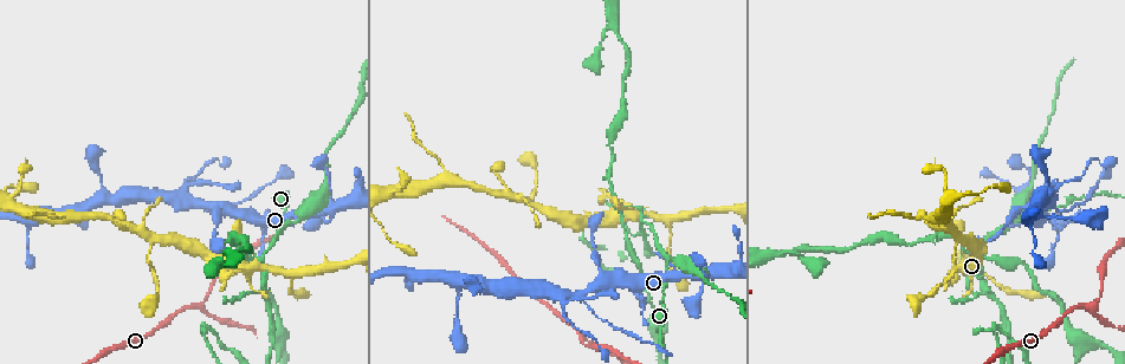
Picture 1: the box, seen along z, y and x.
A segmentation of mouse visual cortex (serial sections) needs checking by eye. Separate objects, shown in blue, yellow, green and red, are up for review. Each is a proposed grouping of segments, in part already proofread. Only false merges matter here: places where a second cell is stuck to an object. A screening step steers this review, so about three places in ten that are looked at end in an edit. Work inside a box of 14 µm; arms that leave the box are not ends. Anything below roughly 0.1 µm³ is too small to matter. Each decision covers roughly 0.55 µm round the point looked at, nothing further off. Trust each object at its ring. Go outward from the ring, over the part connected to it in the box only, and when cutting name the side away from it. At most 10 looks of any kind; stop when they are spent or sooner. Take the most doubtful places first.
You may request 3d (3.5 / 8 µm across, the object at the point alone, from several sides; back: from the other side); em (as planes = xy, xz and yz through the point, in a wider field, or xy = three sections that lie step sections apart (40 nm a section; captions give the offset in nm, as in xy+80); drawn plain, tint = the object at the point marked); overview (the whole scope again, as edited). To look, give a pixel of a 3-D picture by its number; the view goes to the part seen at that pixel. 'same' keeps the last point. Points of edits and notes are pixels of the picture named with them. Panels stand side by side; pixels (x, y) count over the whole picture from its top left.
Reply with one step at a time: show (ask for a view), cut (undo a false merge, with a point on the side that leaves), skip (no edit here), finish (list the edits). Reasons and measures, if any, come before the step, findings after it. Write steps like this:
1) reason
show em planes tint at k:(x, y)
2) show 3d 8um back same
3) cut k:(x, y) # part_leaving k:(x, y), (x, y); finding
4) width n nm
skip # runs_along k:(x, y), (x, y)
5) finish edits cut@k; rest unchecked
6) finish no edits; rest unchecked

thin arm on a thick one
show em xy step 2 tint at 1:(587, 292)

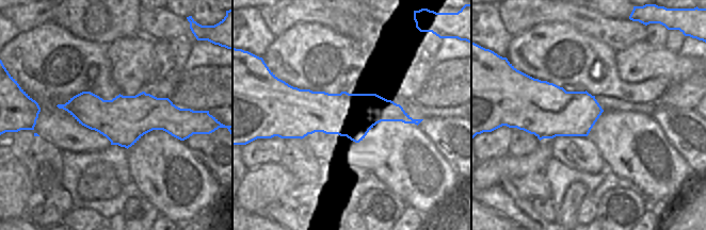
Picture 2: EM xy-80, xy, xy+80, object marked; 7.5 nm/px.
show 3d 3.5um same

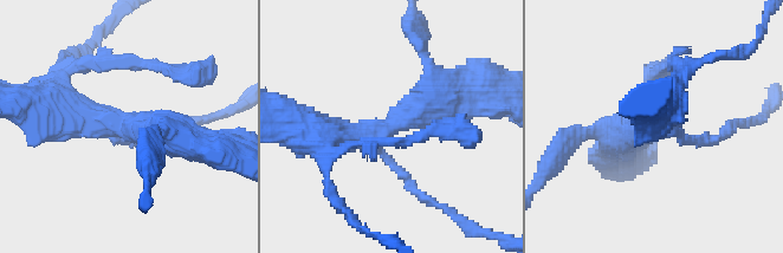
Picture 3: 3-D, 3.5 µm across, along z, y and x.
cut 3:(413, 188) # part_leaving 3:(388, 160), (425, 200), (447, 208), (476, 233); a second cell is stuck on

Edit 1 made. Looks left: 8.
arms part here
show 3d 3.5um at 1:(288, 220)

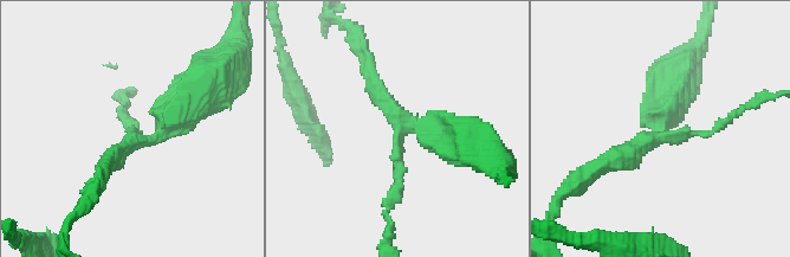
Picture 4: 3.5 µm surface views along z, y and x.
arms 3; arm_widths 150, 200, 450 nm
show em xy step 3 tint at 4:(400, 128)

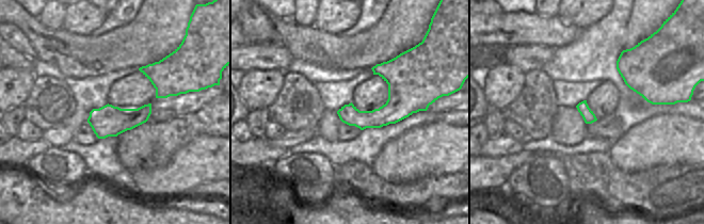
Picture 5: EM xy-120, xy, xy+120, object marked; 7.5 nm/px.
skip # runs_along 4:(725, 121), (595, 168); continuous, no second cell

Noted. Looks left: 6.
show 3d 3.5um at 1:(532, 203)

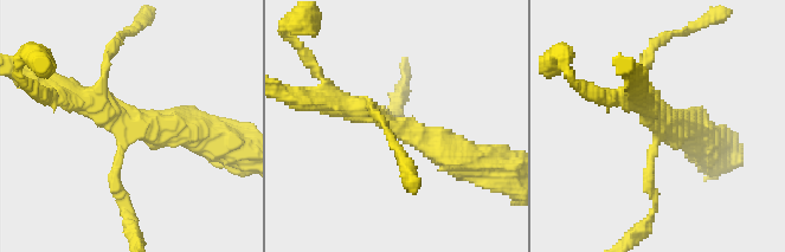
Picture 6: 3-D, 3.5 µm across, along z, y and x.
arms 3; arm_widths 150, 300, 450 nm
show em planes tint at 6:(400, 128)

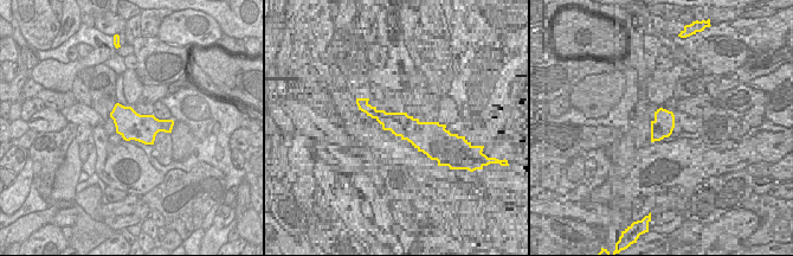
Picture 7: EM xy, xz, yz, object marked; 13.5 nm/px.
width 380 nm
skip # runs_along 6:(470, 161), (372, 112), (335, 103); continuous, no second cell

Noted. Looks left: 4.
branch point
show 3d 3.5um at 1:(1091, 305)

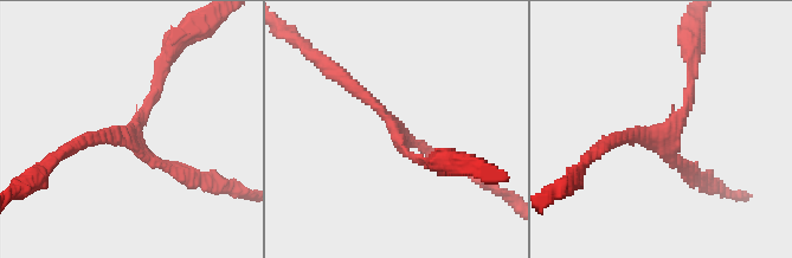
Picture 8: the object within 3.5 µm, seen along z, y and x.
arms 3; arm_widths 150, 150, 200 nm
show em xy step 5 tint at 8:(656, 134)

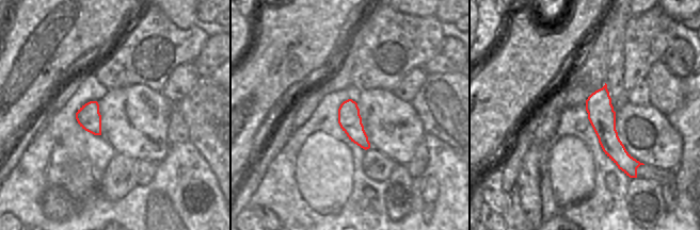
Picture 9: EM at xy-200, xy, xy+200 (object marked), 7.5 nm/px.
another direction
show em xy step 3 tint same

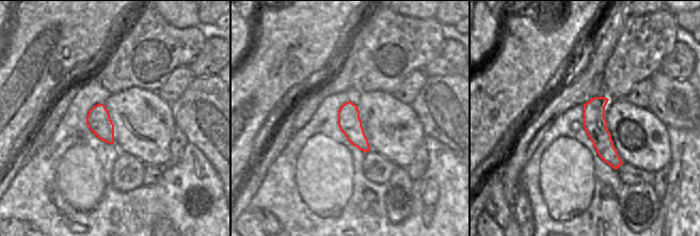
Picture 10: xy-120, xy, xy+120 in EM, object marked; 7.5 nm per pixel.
skip # runs_along 8:(336, 73), (424, 161); all the same cell

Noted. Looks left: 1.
finish edits cut@3; rest unchecked

